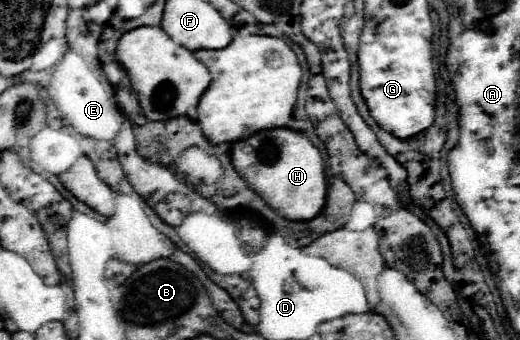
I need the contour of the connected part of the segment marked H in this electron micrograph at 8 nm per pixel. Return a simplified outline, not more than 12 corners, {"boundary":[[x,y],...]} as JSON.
{"boundary":[[277,127],[233,143],[231,163],[285,219],[325,205],[319,149]]}

